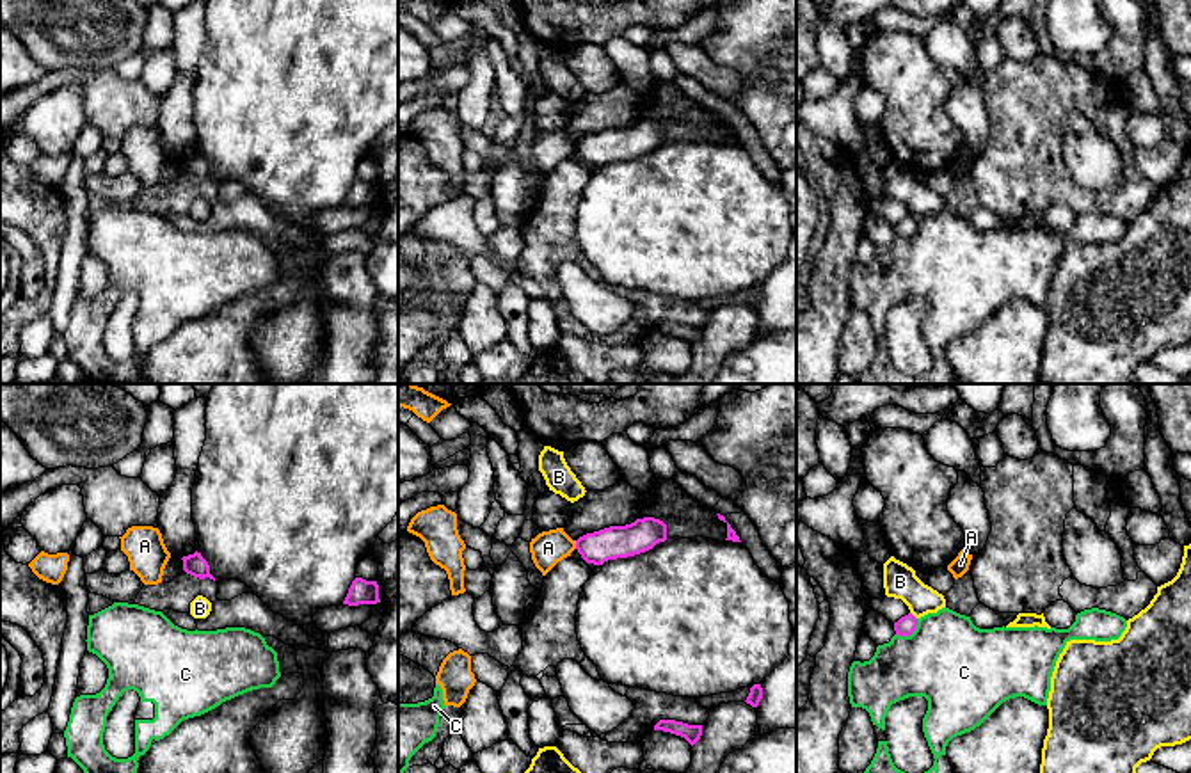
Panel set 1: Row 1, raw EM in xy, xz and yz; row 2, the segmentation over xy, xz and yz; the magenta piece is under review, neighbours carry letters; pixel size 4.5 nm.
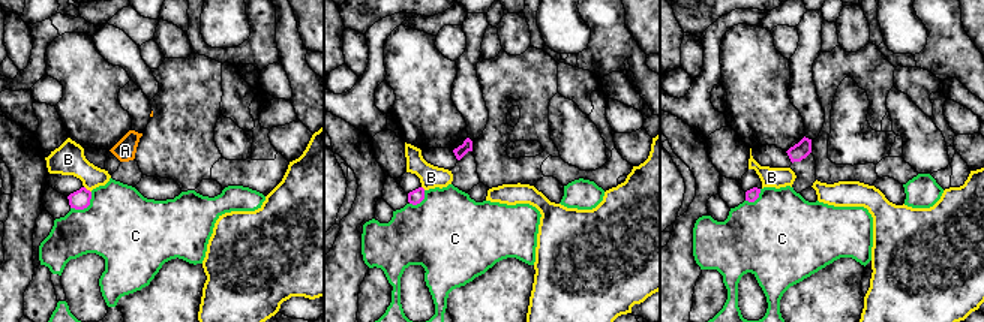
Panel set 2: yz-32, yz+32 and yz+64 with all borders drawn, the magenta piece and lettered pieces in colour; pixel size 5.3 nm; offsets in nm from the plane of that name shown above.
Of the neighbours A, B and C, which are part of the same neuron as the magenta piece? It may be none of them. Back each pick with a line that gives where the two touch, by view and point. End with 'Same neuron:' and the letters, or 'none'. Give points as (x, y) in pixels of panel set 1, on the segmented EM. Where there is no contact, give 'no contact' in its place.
Same neuron: none

